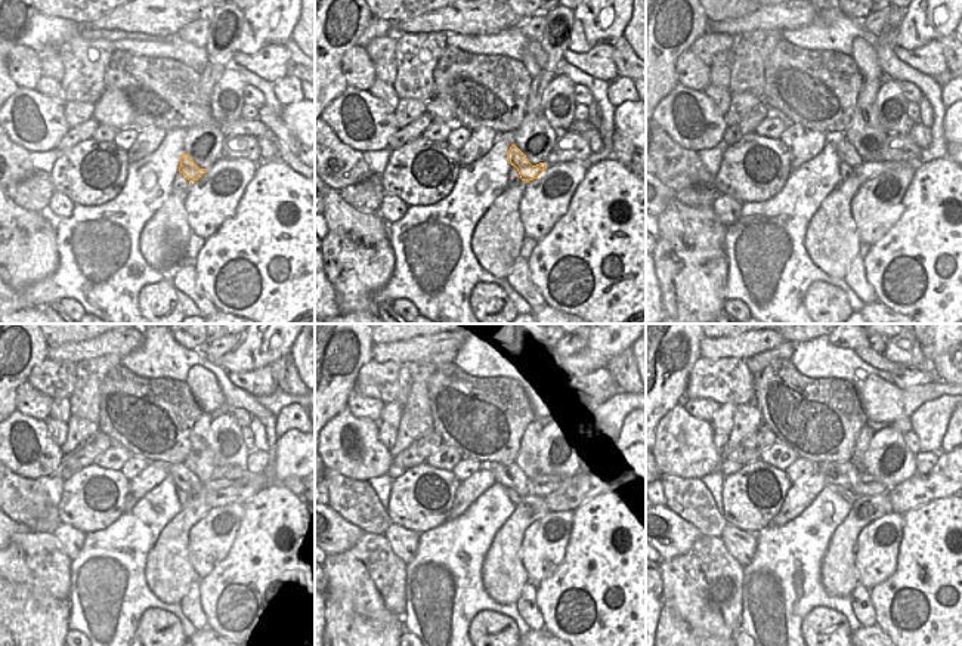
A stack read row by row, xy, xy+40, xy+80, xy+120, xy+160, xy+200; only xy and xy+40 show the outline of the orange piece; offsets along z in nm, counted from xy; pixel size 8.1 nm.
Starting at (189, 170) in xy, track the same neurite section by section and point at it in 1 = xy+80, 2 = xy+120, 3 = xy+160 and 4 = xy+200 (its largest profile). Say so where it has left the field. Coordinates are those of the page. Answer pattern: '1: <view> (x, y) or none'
1: xy+80 (847, 152)
2: xy+120 (185, 481)
3: xy+160 (509, 475)
4: xy+200 (845, 475)

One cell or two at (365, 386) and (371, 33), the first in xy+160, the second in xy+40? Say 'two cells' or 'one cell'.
two cells

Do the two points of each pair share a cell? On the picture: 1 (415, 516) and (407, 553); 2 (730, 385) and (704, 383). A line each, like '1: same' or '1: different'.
1: different
2: same

